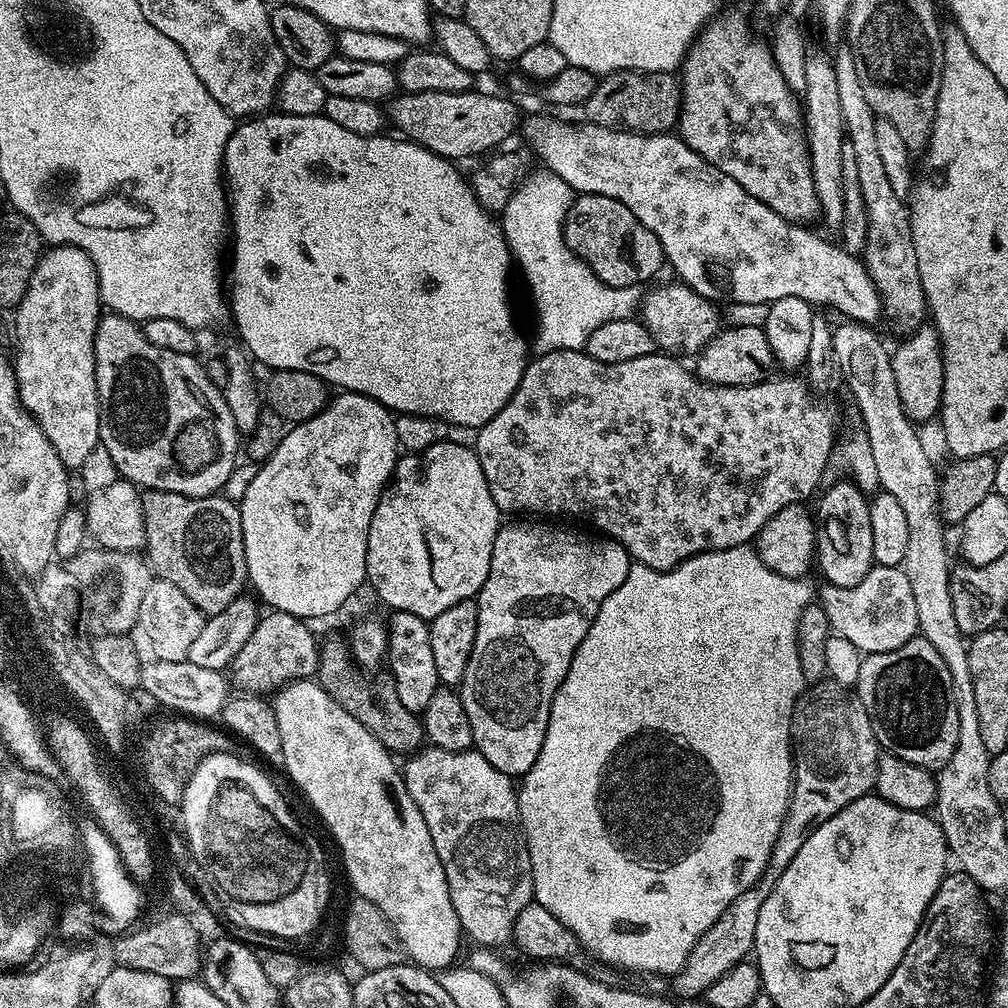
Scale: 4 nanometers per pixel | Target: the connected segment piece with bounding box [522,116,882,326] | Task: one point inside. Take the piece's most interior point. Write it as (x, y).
(721, 241)

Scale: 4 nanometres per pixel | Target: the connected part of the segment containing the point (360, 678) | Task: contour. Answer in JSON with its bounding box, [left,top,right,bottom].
[318,640,425,754]

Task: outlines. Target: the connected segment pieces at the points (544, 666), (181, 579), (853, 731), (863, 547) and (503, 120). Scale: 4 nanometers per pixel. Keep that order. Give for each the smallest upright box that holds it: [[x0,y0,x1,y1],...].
[[458,522,633,778],[140,488,248,617],[674,678,882,996],[814,478,874,588],[386,90,522,162]]

